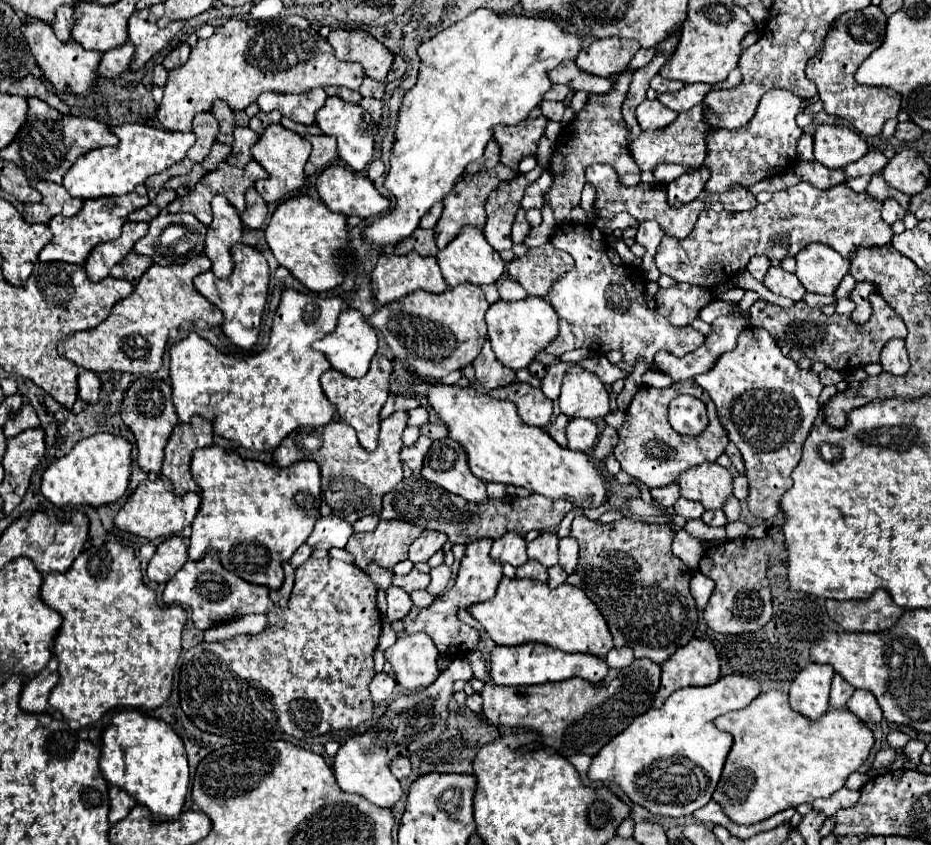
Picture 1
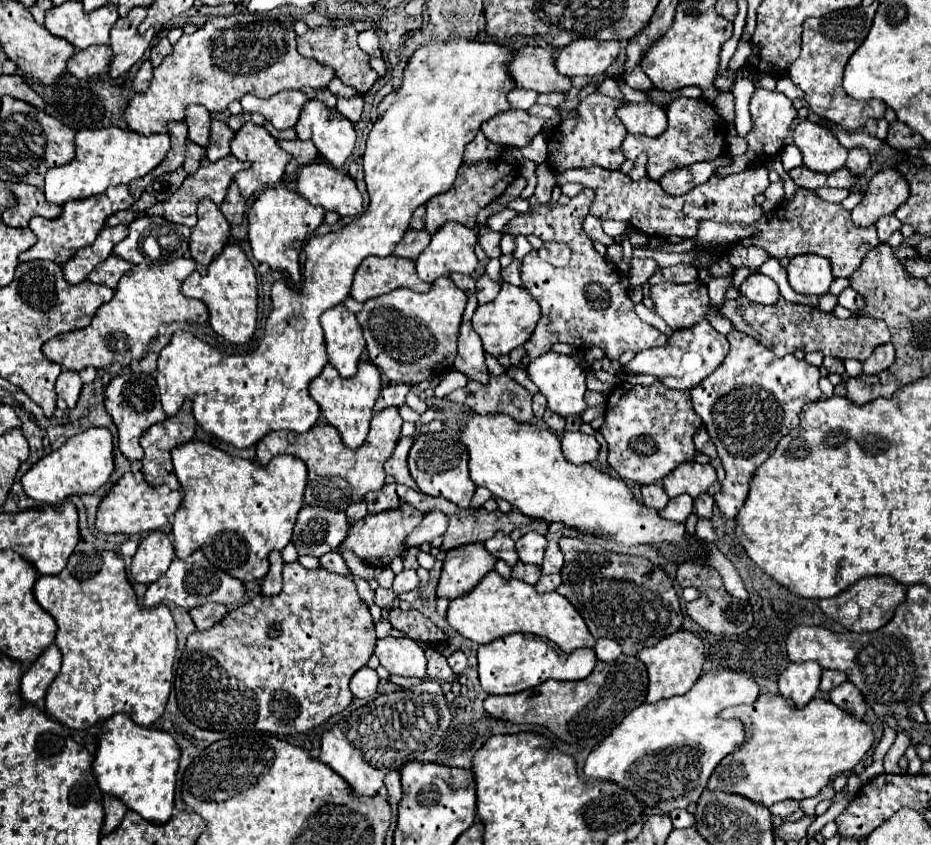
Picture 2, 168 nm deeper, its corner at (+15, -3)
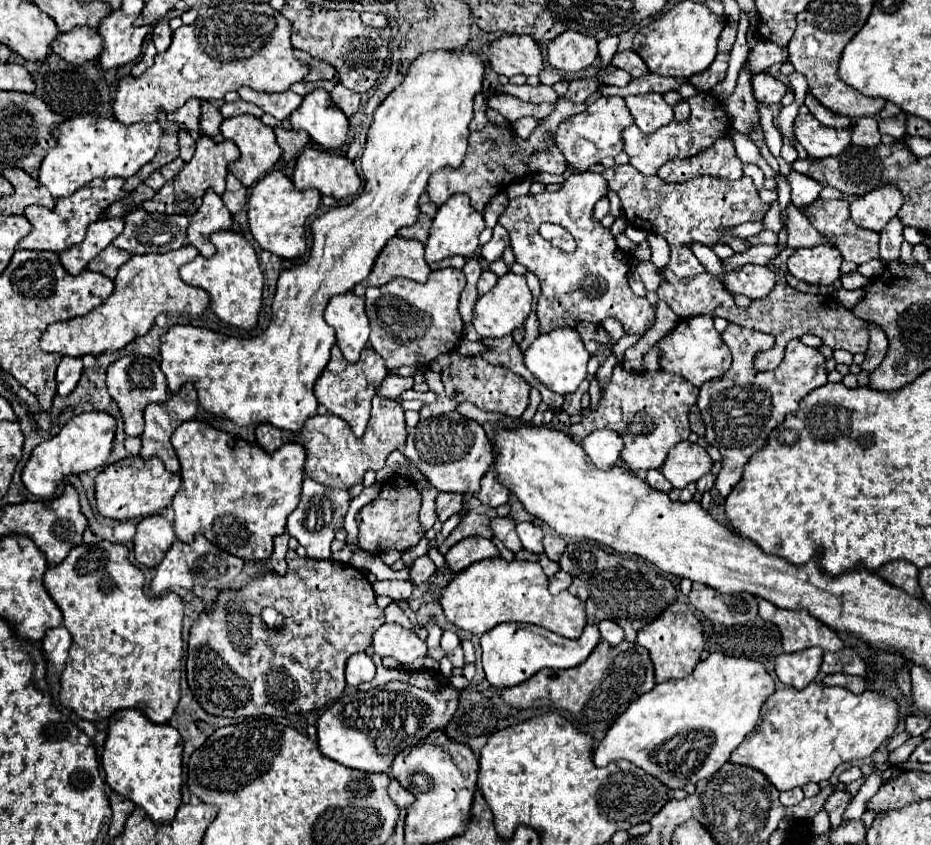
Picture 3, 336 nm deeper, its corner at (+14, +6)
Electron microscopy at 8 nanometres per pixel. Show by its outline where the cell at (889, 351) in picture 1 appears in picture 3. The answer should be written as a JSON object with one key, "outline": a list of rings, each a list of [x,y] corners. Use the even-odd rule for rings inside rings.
{"outline":[[[867,323],[869,327],[869,349],[865,353],[865,361],[861,365],[863,371],[873,371],[885,357],[887,353],[887,347],[889,347],[889,341],[885,337],[885,331],[875,325],[875,323]]]}

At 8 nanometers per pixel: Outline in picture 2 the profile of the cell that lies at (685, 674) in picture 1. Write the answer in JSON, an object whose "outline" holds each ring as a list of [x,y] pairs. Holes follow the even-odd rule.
{"outline":[[[678,630],[676,634],[670,634],[664,638],[664,642],[658,642],[654,648],[640,650],[638,658],[646,664],[648,670],[648,696],[646,702],[654,704],[662,698],[670,698],[676,694],[686,694],[696,680],[702,676],[702,664],[704,664],[704,648],[698,636],[692,632]]]}

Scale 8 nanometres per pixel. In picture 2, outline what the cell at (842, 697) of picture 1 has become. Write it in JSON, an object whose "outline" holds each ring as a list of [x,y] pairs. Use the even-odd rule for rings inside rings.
{"outline":[[[824,670],[822,672],[822,682],[820,682],[820,692],[822,694],[830,694],[836,686],[840,686],[846,680],[844,672],[838,670]]]}

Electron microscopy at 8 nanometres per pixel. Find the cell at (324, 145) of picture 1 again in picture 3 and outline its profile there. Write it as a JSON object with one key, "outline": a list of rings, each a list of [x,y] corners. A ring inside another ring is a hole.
{"outline":[[[275,127],[275,135],[277,135],[277,143],[283,149],[283,161],[289,161],[293,157],[297,157],[309,143],[309,135],[305,131],[293,131],[293,129],[283,129],[283,127]]]}

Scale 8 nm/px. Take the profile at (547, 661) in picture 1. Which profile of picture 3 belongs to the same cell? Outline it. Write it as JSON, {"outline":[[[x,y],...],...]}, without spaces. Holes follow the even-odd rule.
{"outline":[[[501,623],[487,633],[481,635],[481,651],[483,651],[483,669],[487,681],[497,689],[507,689],[527,681],[539,669],[569,669],[585,661],[589,653],[597,647],[601,635],[595,625],[587,625],[579,639],[561,639],[559,643],[551,643],[547,637],[537,635],[529,629],[521,629],[517,623]]]}

